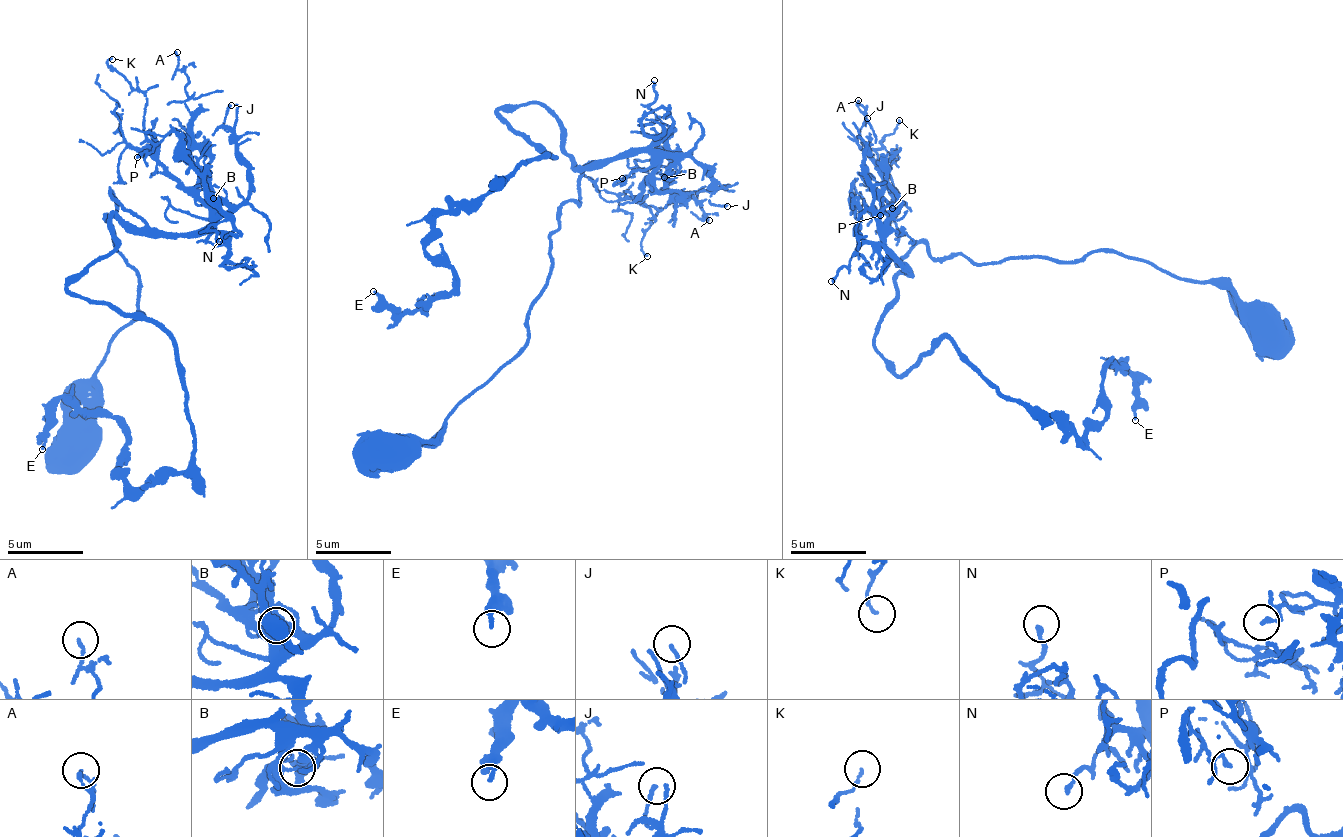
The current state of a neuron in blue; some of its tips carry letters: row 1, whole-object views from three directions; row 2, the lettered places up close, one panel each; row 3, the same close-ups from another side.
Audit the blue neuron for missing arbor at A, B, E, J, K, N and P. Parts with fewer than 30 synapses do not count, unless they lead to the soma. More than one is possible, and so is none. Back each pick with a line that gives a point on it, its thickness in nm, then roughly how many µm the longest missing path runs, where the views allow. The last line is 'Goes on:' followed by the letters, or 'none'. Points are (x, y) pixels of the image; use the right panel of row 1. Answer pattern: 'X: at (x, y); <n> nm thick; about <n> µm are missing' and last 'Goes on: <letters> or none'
Goes on: none

